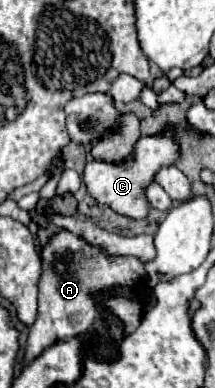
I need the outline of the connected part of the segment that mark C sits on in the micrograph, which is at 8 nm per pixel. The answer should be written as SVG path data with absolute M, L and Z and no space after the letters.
M172 132L150 138L140 138L134 146L134 152L128 162L122 164L106 164L92 160L86 164L84 170L84 182L92 198L96 198L100 204L110 206L114 212L128 216L128 218L144 218L148 214L148 200L146 200L146 186L154 180L154 174L160 166L174 164L174 158L178 158L178 146L172 138Z

